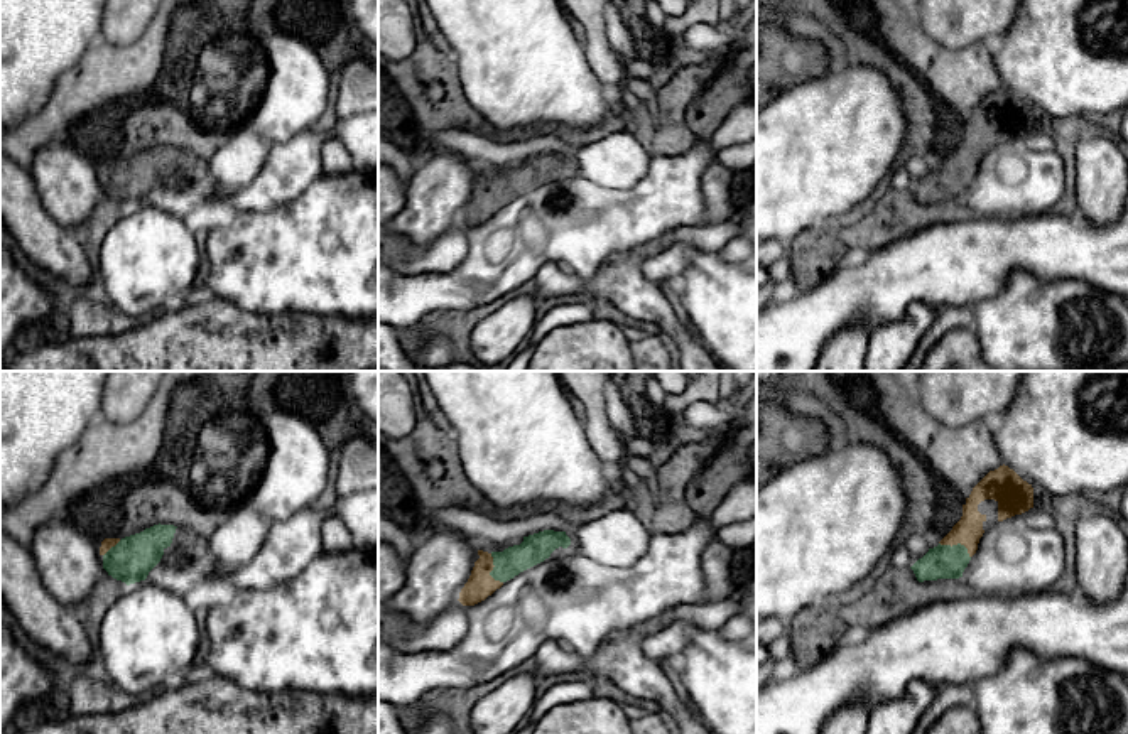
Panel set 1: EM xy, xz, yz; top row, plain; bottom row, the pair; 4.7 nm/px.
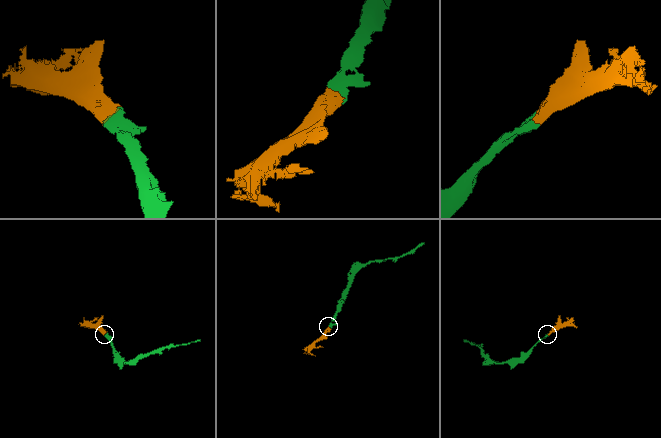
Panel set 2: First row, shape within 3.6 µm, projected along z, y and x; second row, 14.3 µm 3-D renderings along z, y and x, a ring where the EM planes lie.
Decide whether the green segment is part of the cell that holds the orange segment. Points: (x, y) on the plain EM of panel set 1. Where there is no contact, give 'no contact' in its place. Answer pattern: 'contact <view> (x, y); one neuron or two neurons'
contact yz (958, 164); one neuron

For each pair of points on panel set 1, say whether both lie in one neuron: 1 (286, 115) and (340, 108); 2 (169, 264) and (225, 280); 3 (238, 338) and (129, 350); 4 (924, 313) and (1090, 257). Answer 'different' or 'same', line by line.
1: different
2: different
3: same
4: different

